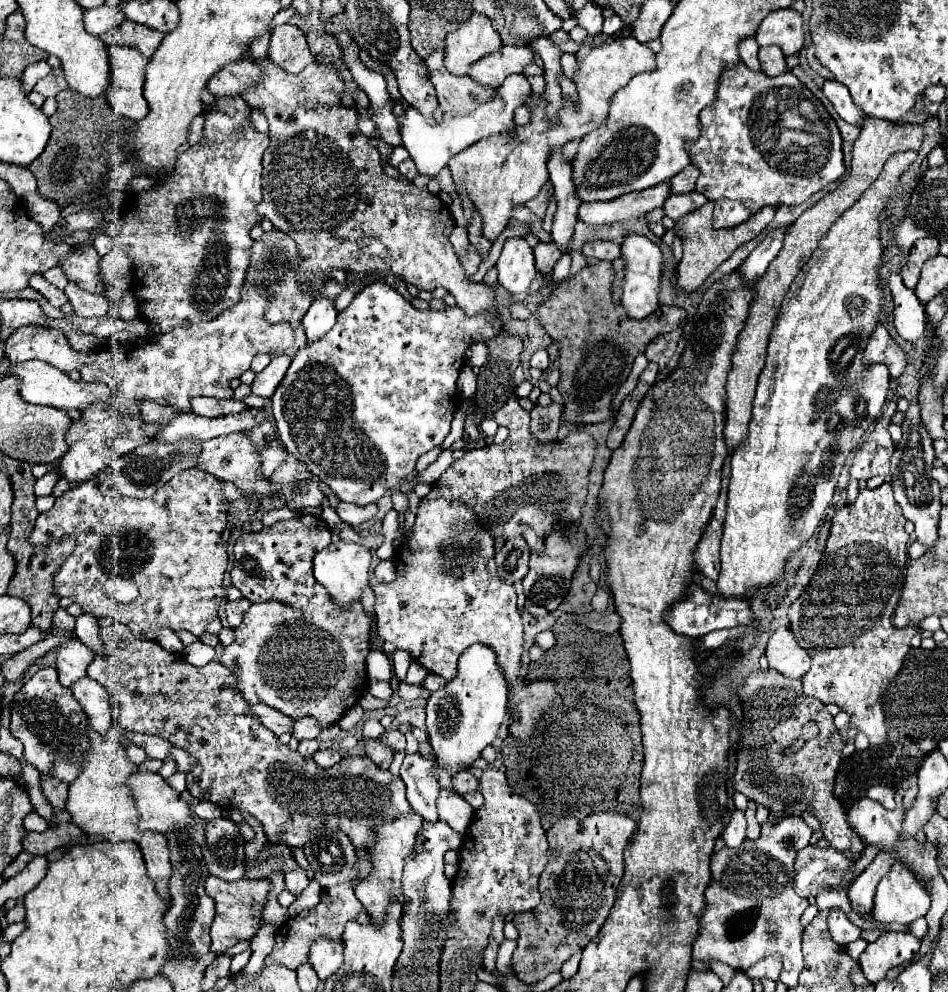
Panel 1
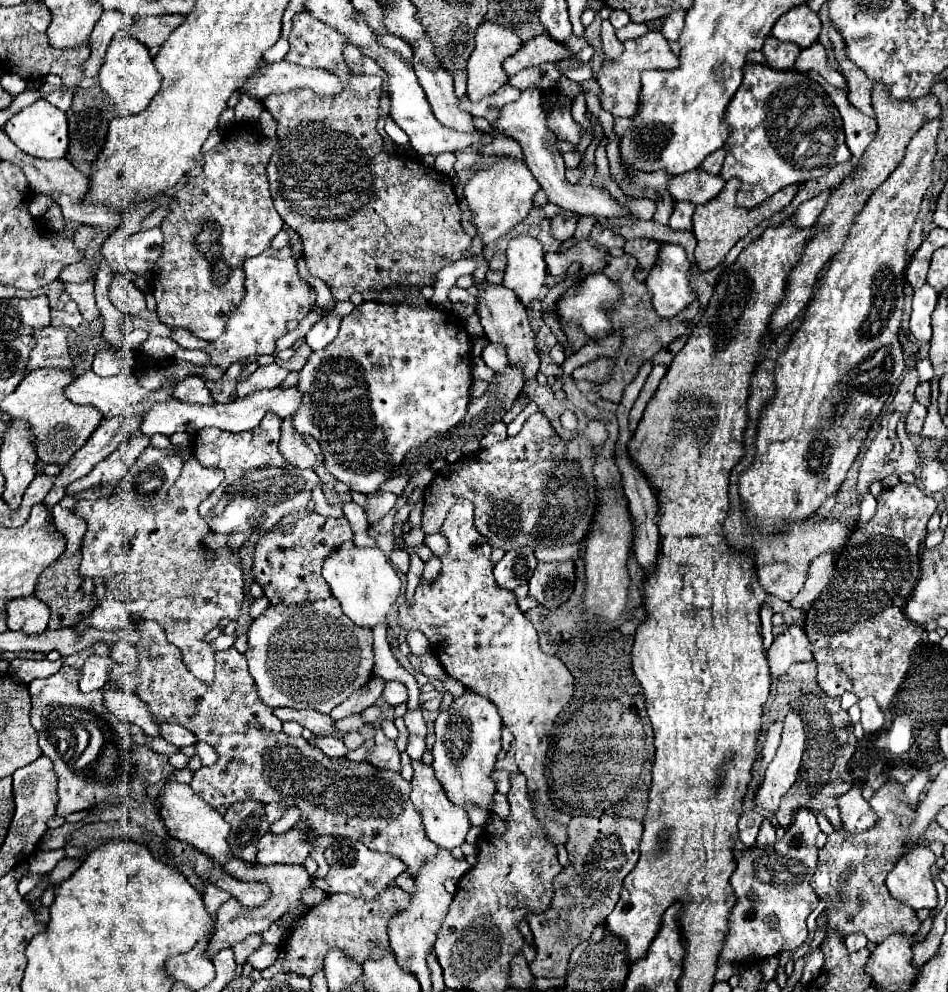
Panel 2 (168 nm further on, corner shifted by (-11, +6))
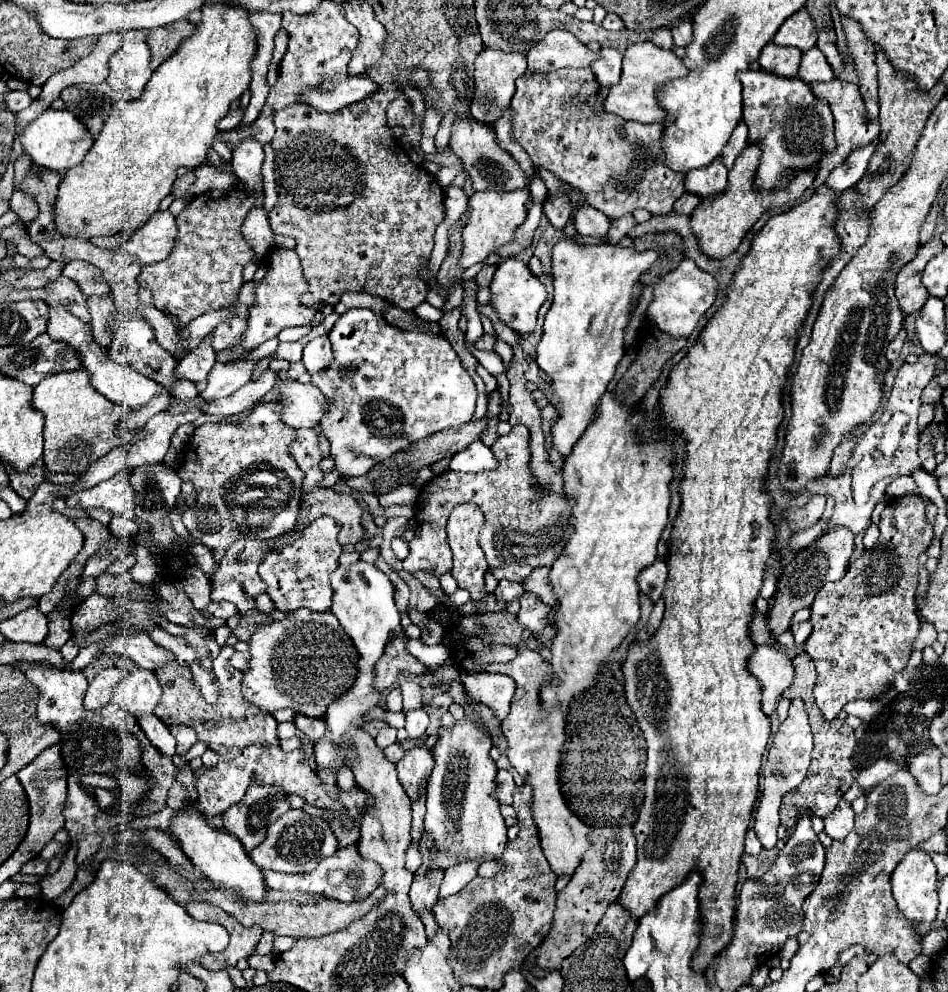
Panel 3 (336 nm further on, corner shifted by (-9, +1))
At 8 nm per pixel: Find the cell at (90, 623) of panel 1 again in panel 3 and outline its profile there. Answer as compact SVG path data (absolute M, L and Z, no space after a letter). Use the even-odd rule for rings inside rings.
M138 669L136 673L128 673L116 689L112 689L112 701L108 705L116 705L124 713L130 713L132 719L140 719L154 713L160 697L162 687L156 675L152 671Z

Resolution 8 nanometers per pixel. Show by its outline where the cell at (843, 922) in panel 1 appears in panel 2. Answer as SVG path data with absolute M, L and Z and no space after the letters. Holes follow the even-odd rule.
M854 932L854 934L846 936L846 948L850 948L850 952L856 952L856 950L864 948L866 944L868 944L868 940L862 932Z

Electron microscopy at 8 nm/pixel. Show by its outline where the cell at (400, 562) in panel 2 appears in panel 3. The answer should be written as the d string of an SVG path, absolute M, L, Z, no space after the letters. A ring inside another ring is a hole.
M516 425L512 427L512 431L504 437L500 437L494 445L492 445L492 453L498 459L498 469L494 471L482 471L482 473L460 473L460 471L444 471L442 475L436 475L430 483L426 483L420 489L418 501L414 505L414 517L418 521L418 535L410 541L410 555L406 561L402 561L404 571L410 573L418 573L418 571L426 571L432 573L436 577L442 577L444 573L452 571L452 553L446 541L446 521L450 511L456 505L462 503L474 503L480 507L480 511L486 517L486 523L480 531L480 547L486 553L486 561L488 561L488 569L490 573L500 581L500 579L508 579L508 581L520 581L526 579L530 575L530 563L532 569L536 567L550 567L556 559L556 555L560 553L560 549L564 549L566 541L570 539L570 509L572 509L572 501L566 495L556 495L556 493L546 493L540 495L536 493L534 485L532 485L532 475L528 471L528 429L524 425Z

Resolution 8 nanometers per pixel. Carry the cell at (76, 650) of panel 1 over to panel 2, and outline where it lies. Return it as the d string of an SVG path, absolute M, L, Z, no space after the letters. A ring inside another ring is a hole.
M98 654L88 656L84 666L80 668L80 690L82 692L100 690L106 684L106 672L110 666L112 666L110 656L98 656Z

